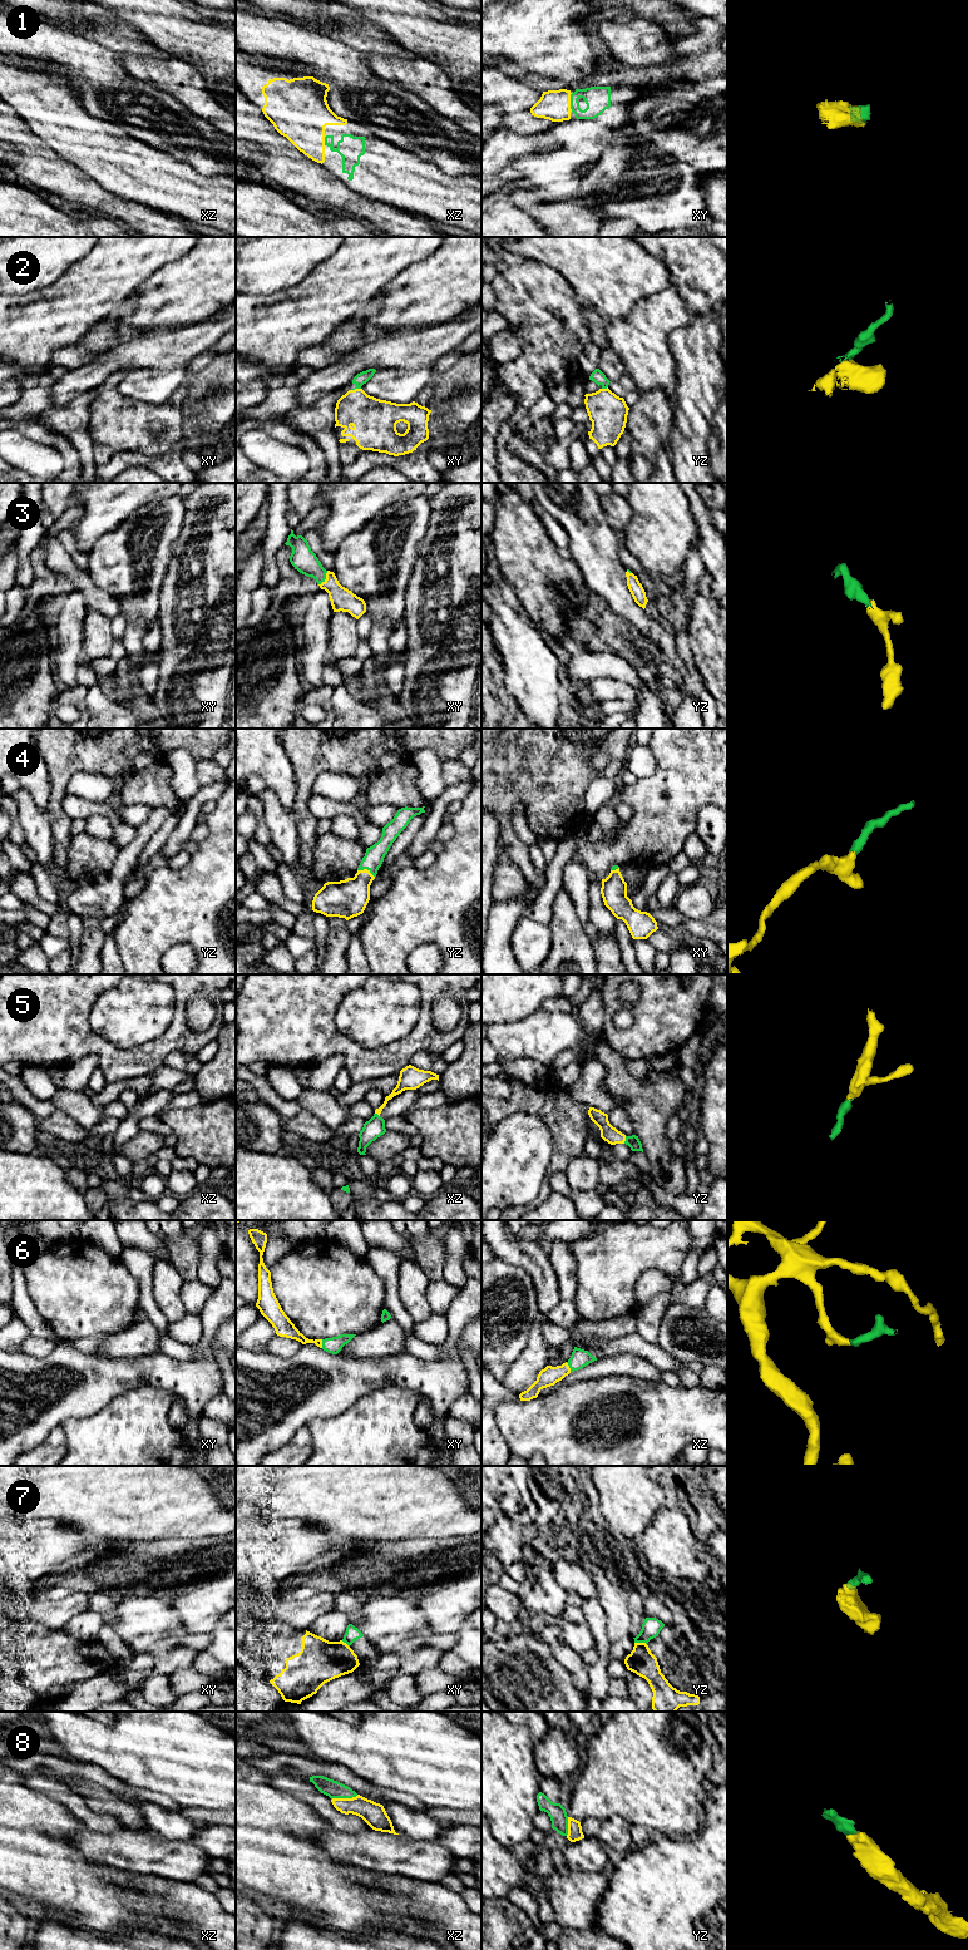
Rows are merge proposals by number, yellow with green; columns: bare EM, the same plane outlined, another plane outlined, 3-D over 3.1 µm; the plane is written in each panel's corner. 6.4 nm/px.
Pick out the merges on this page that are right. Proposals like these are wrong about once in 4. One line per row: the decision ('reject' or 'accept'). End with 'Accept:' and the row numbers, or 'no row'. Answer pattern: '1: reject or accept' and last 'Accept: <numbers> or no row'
1: accept
2: reject
3: accept
4: accept
5: accept
6: accept
7: reject
8: accept
Accept: 1, 3, 4, 5, 6, 8

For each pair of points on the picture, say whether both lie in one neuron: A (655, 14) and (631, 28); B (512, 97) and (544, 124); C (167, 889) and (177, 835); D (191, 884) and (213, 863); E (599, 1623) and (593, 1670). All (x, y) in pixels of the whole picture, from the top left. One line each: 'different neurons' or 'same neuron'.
A: different neurons
B: same neuron
C: different neurons
D: same neuron
E: same neuron

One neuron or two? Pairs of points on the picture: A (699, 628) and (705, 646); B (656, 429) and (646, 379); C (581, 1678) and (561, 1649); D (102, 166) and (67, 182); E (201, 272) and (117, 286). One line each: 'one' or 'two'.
A: one
B: two
C: one
D: two
E: two

